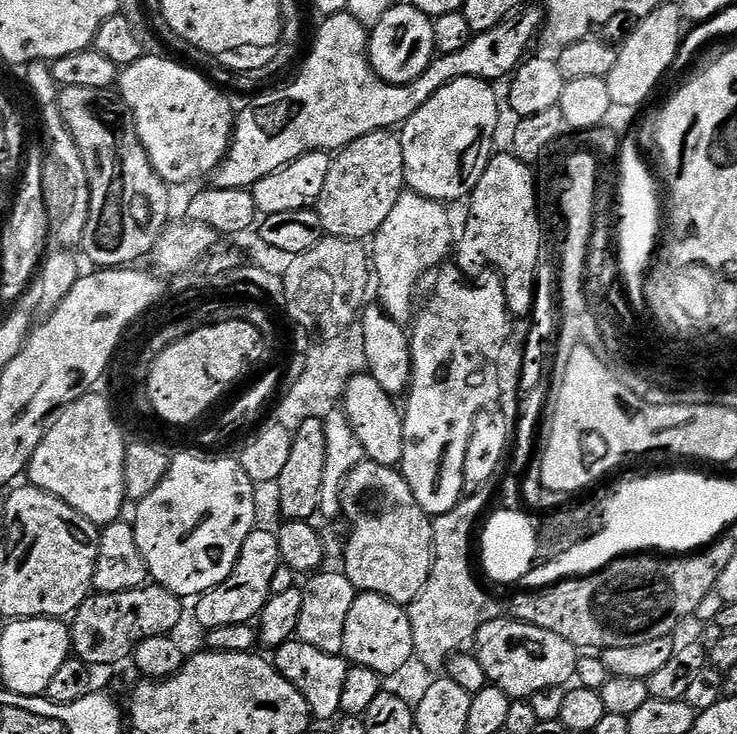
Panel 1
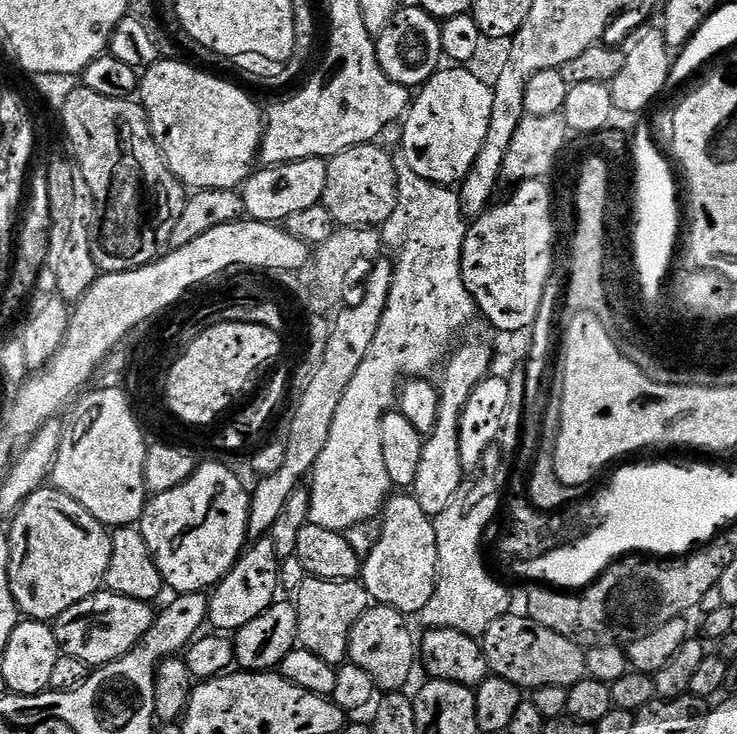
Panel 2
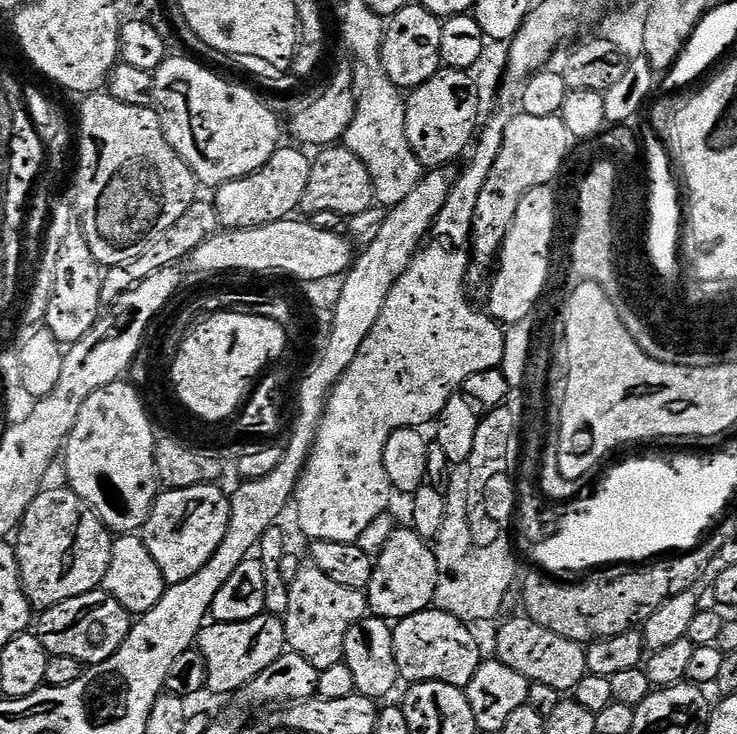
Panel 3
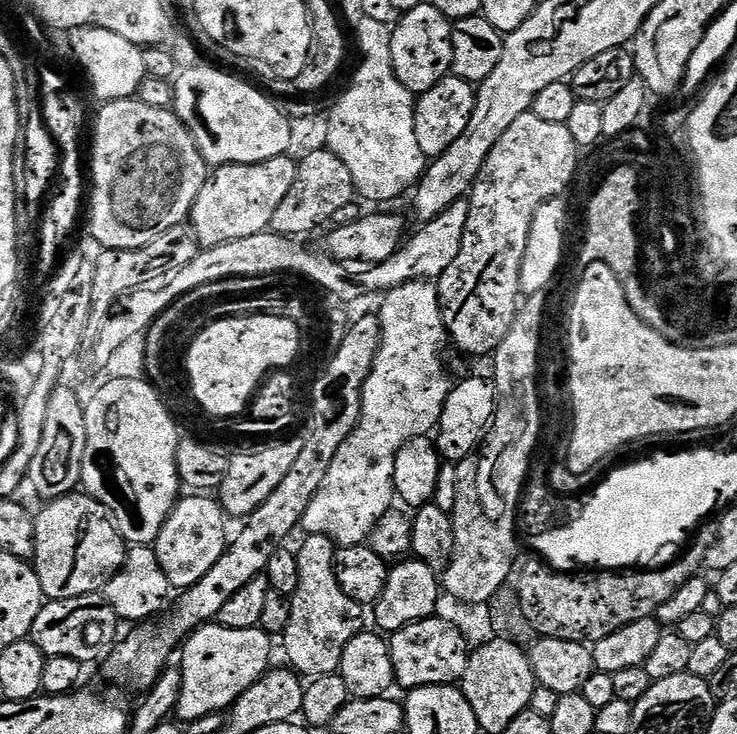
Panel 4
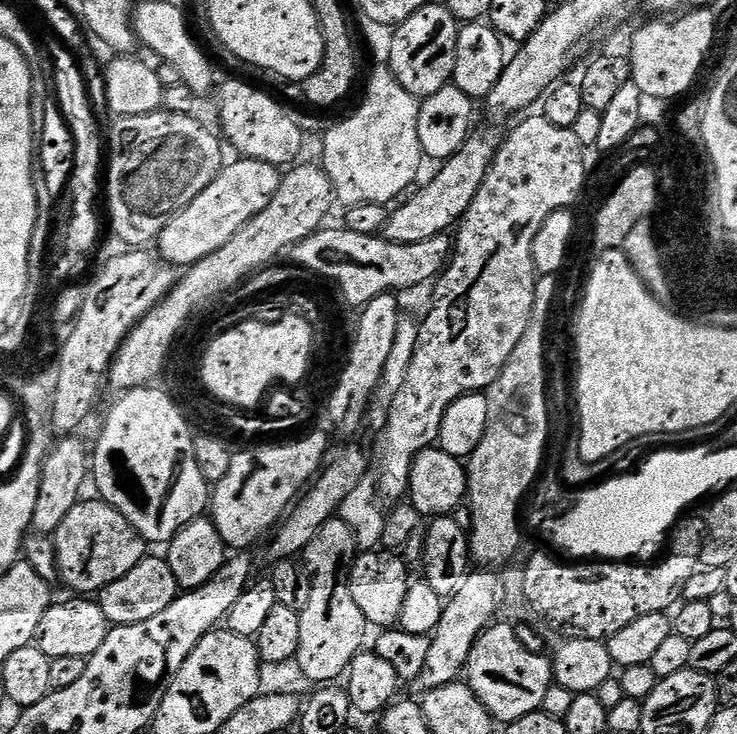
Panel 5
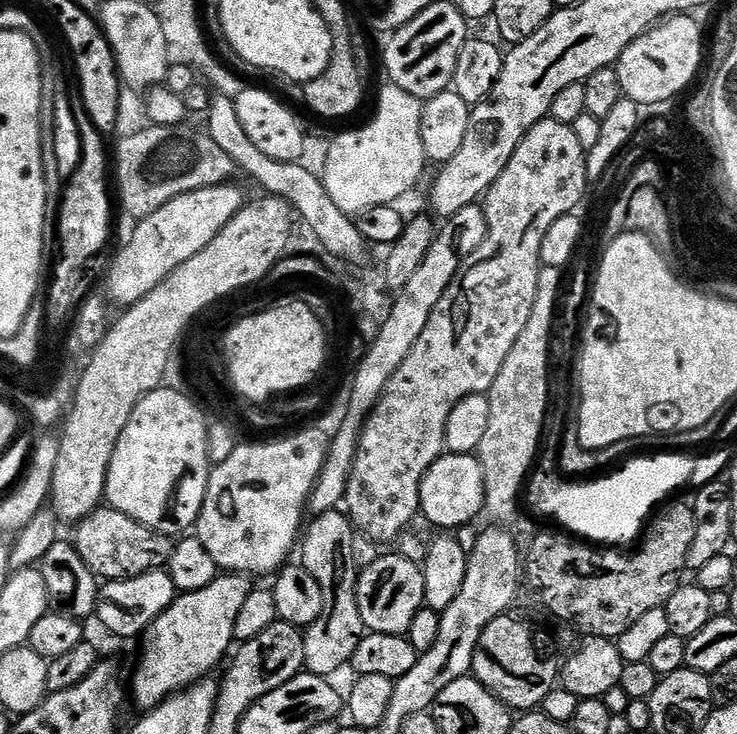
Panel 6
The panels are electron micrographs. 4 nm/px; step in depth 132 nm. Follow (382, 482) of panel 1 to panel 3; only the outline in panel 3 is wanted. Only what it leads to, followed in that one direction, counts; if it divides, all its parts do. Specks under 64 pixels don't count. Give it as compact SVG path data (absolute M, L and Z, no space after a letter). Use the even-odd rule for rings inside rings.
M408 526L397 527L375 562L376 570L366 589L371 615L395 622L433 607L440 577L436 553L433 545L422 539L415 530Z

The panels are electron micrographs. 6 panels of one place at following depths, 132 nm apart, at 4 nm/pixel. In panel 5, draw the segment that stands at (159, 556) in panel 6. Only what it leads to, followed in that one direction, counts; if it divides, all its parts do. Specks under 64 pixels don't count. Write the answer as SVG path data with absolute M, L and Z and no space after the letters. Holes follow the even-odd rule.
M99 498L81 499L54 533L59 583L73 588L76 594L96 594L101 588L118 582L122 574L130 574L146 555L146 542L118 510ZM145 548L145 549L144 549Z

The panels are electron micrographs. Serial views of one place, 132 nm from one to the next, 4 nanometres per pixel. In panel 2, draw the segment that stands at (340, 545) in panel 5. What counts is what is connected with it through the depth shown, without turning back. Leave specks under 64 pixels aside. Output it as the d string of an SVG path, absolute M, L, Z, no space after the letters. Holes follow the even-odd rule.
M309 576L294 594L296 613L298 614L299 647L310 650L310 654L318 654L322 662L339 666L348 660L350 634L362 618L362 614L370 607L368 591L359 579L323 580L317 576Z

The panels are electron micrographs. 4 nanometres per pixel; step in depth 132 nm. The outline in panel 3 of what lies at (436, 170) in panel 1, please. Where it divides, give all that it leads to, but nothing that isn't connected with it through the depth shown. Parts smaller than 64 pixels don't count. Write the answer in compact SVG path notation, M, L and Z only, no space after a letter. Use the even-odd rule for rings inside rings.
M441 70L407 97L408 141L425 169L451 165L469 151L481 123L480 100L482 93L464 70Z

